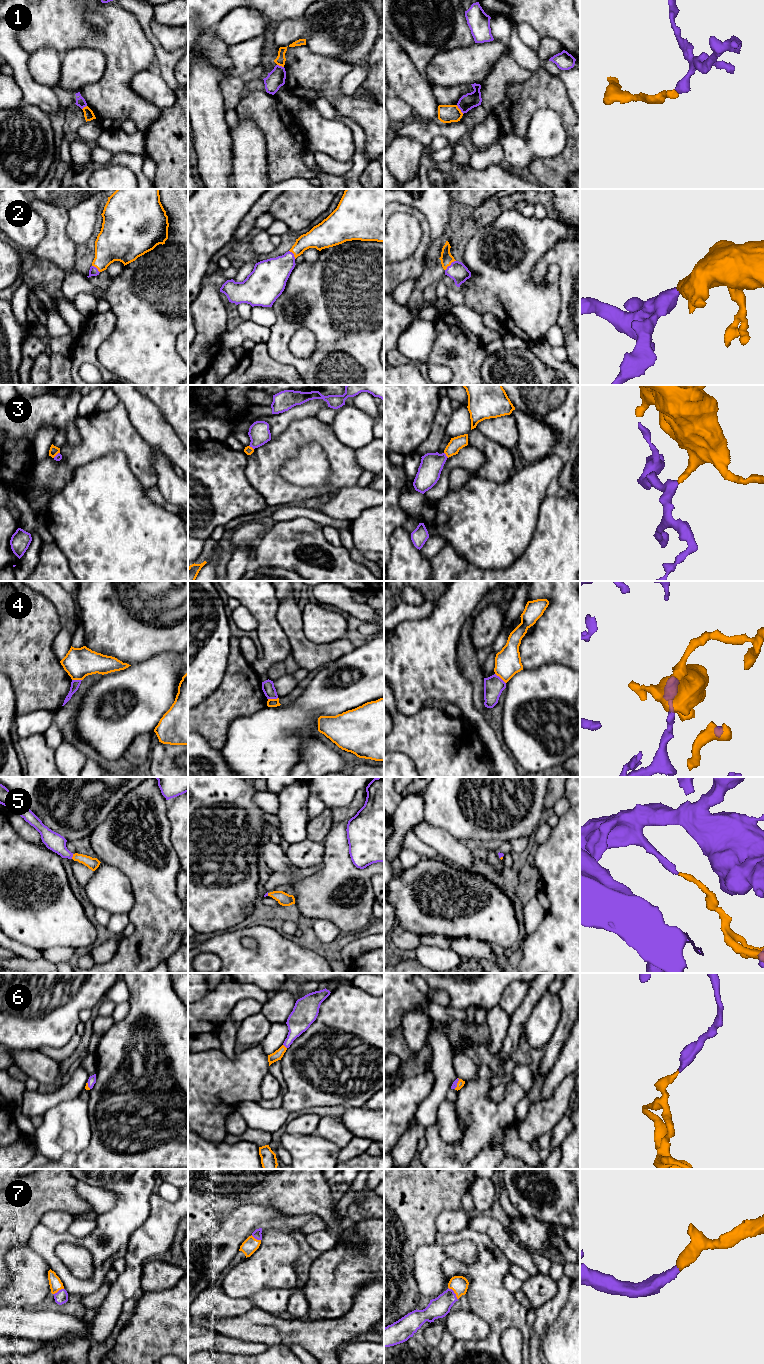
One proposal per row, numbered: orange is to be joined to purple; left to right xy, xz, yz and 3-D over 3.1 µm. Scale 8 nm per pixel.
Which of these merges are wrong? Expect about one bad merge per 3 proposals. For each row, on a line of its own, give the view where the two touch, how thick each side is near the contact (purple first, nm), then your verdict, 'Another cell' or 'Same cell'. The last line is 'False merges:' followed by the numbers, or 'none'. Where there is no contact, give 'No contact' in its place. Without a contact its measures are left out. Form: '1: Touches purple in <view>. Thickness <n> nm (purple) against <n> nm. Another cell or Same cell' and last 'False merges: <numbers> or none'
1: Touches purple in yz. Thickness 120 nm (purple) against 140 nm. Another cell
2: Touches purple in yz. Thickness 150 nm (purple) against 100 nm. Same cell
3: Touches purple in yz. Thickness 180 nm (purple) against 110 nm. Another cell
4: Touches purple in yz. Thickness 160 nm (purple) against 200 nm. Another cell
5: Touches purple in xy. Thickness 140 nm (purple) against 100 nm. Same cell
6: Touches purple in xz. Thickness 190 nm (purple) against 80 nm. Same cell
7: Touches purple in yz. Thickness 160 nm (purple) against 140 nm. Same cell
False merges: 1, 3, 4

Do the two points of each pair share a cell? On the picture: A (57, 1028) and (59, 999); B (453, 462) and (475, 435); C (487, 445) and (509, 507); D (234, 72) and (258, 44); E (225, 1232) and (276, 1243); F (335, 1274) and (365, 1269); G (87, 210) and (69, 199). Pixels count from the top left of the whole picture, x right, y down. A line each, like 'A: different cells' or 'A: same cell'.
A: same cell
B: different cells
C: different cells
D: same cell
E: different cells
F: same cell
G: different cells

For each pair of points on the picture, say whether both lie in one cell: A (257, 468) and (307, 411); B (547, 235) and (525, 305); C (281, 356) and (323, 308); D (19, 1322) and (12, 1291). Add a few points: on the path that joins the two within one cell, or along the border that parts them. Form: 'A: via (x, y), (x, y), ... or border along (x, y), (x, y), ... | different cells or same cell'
A: border along (316, 416), (295, 418), (283, 431) | different cells
B: via (530, 252), (523, 261), (524, 288) | same cell
C: via (302, 362), (310, 362), (323, 349), (323, 329) | same cell
D: border along (10, 1305), (36, 1308) | different cells

